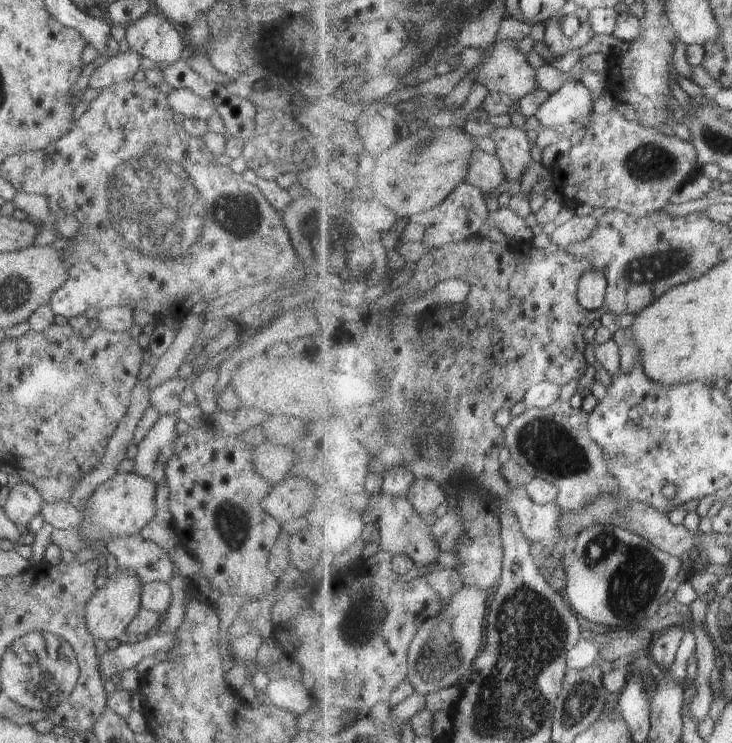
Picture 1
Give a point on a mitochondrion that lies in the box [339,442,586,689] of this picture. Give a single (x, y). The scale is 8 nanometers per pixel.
(441, 654)

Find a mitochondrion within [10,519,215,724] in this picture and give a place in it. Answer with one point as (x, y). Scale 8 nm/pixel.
(50, 643)

